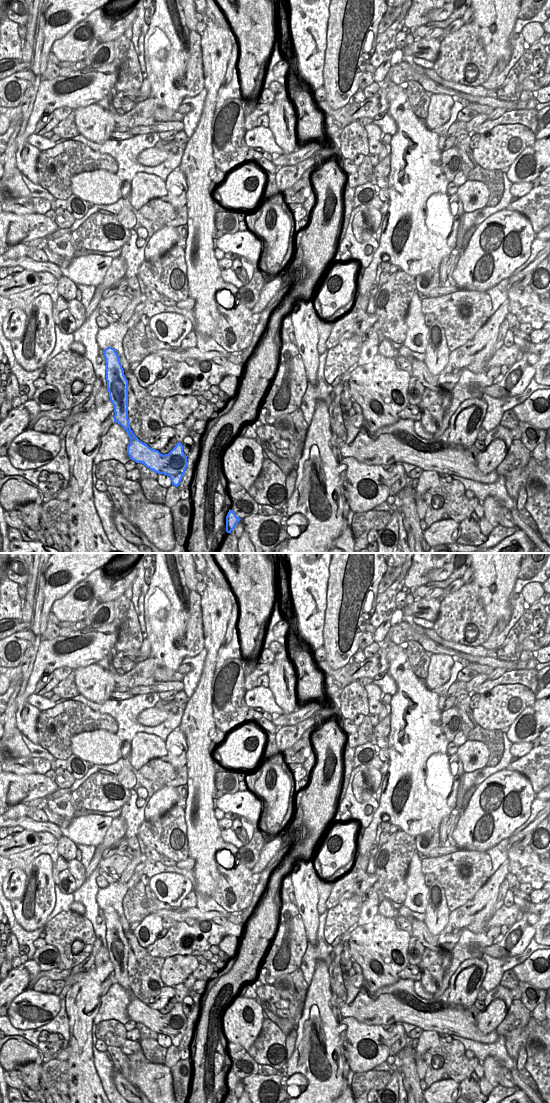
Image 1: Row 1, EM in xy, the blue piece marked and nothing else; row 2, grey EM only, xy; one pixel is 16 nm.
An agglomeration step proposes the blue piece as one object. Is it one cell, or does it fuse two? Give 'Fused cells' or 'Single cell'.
Fused cells

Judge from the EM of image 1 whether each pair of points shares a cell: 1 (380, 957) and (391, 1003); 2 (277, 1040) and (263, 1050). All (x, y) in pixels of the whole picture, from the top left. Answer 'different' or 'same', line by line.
1: different
2: same

